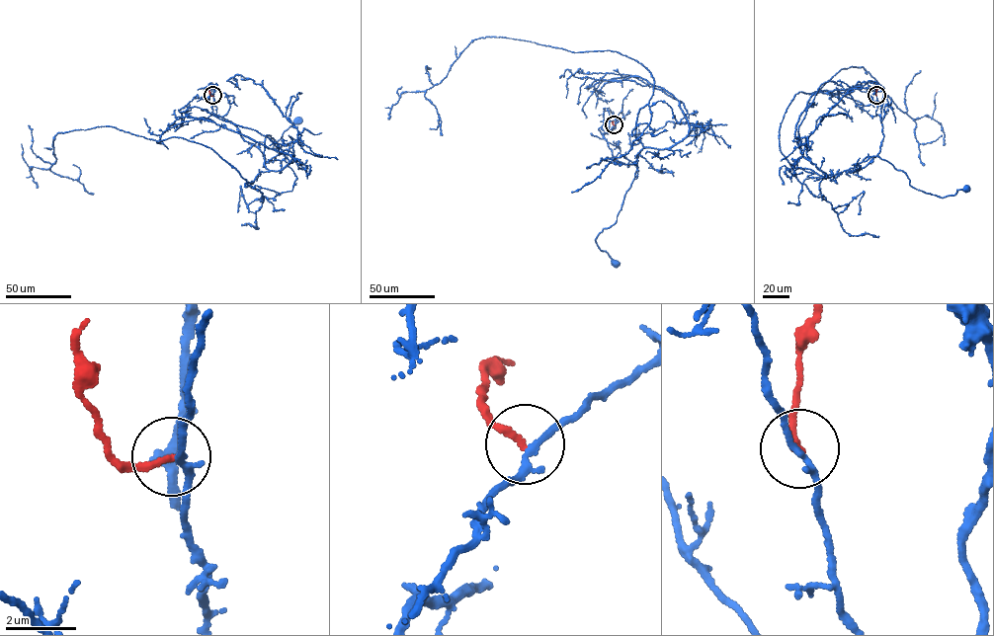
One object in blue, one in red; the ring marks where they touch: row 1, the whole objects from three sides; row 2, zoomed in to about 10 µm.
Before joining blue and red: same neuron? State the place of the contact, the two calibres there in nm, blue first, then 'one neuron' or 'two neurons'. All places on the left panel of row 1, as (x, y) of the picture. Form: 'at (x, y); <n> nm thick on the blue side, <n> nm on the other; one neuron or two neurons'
at (212, 95); 170 nm thick on the blue side, 180 nm on the other; two neurons

